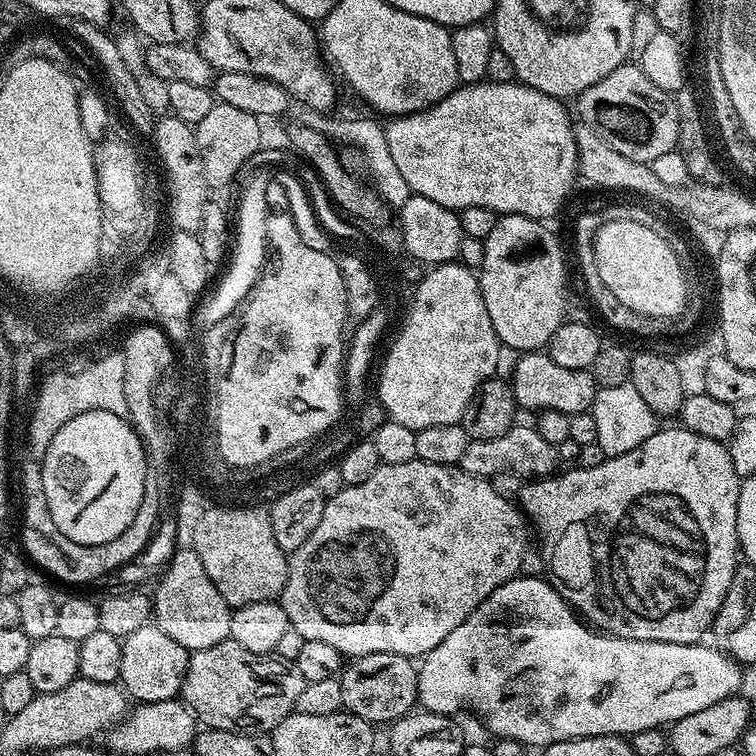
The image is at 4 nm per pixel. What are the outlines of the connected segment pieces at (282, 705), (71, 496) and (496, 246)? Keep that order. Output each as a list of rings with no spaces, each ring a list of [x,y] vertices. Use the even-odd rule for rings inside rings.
[[[229,638],[218,642],[218,646],[210,646],[210,650],[198,650],[189,655],[182,700],[191,708],[192,715],[204,728],[245,732],[251,736],[271,734],[278,726],[278,722],[282,722],[282,718],[286,718],[294,711],[305,683],[293,661],[281,660],[275,654],[266,656],[250,654],[250,650],[238,646],[238,642]]]
[[[97,408],[77,412],[54,434],[42,458],[46,506],[70,542],[101,544],[116,540],[144,504],[148,453],[125,417]]]
[[[501,215],[494,230],[490,230],[486,241],[488,249],[484,252],[484,261],[478,267],[480,293],[486,302],[486,314],[490,314],[490,322],[494,322],[494,330],[501,345],[505,349],[517,348],[517,353],[520,354],[547,349],[558,326],[565,323],[564,256],[560,253],[559,242],[544,228],[547,227],[539,220],[531,220],[525,216]]]

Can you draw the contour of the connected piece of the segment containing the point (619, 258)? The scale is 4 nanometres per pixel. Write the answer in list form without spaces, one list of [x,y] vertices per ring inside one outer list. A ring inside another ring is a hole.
[[[605,220],[596,237],[592,239],[594,250],[594,271],[600,275],[603,287],[610,294],[614,294],[623,305],[640,314],[653,315],[654,318],[670,318],[683,313],[688,307],[690,291],[686,270],[679,264],[674,250],[670,248],[666,240],[660,238],[654,230],[642,226],[642,222],[633,220]]]

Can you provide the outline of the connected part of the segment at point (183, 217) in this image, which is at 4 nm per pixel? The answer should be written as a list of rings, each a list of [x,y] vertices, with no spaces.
[[[164,114],[155,121],[150,133],[150,139],[156,143],[156,156],[164,167],[164,176],[168,179],[168,202],[166,198],[166,216],[172,219],[172,228],[178,232],[199,233],[202,226],[202,210],[210,202],[210,185],[206,178],[206,170],[202,170],[202,154],[198,154],[198,142],[193,125],[182,122],[178,117],[171,114]]]

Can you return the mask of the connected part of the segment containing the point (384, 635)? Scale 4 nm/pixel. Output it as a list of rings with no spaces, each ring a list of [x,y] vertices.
[[[418,459],[401,464],[381,464],[374,474],[370,474],[370,478],[366,478],[366,482],[347,485],[337,496],[324,501],[322,519],[318,526],[314,526],[314,534],[310,534],[310,538],[306,538],[306,542],[302,542],[302,546],[291,553],[286,586],[278,600],[286,610],[290,627],[302,634],[302,638],[326,642],[326,646],[334,646],[341,657],[357,658],[389,652],[409,658],[423,658],[427,652],[434,650],[434,646],[438,646],[438,642],[450,635],[450,630],[458,630],[458,626],[462,626],[462,622],[466,622],[466,618],[470,618],[470,614],[474,614],[474,610],[478,610],[480,603],[490,598],[498,586],[518,575],[522,554],[530,546],[528,532],[530,536],[523,511],[512,500],[502,498],[494,490],[491,479],[464,472],[458,466],[431,464]]]

